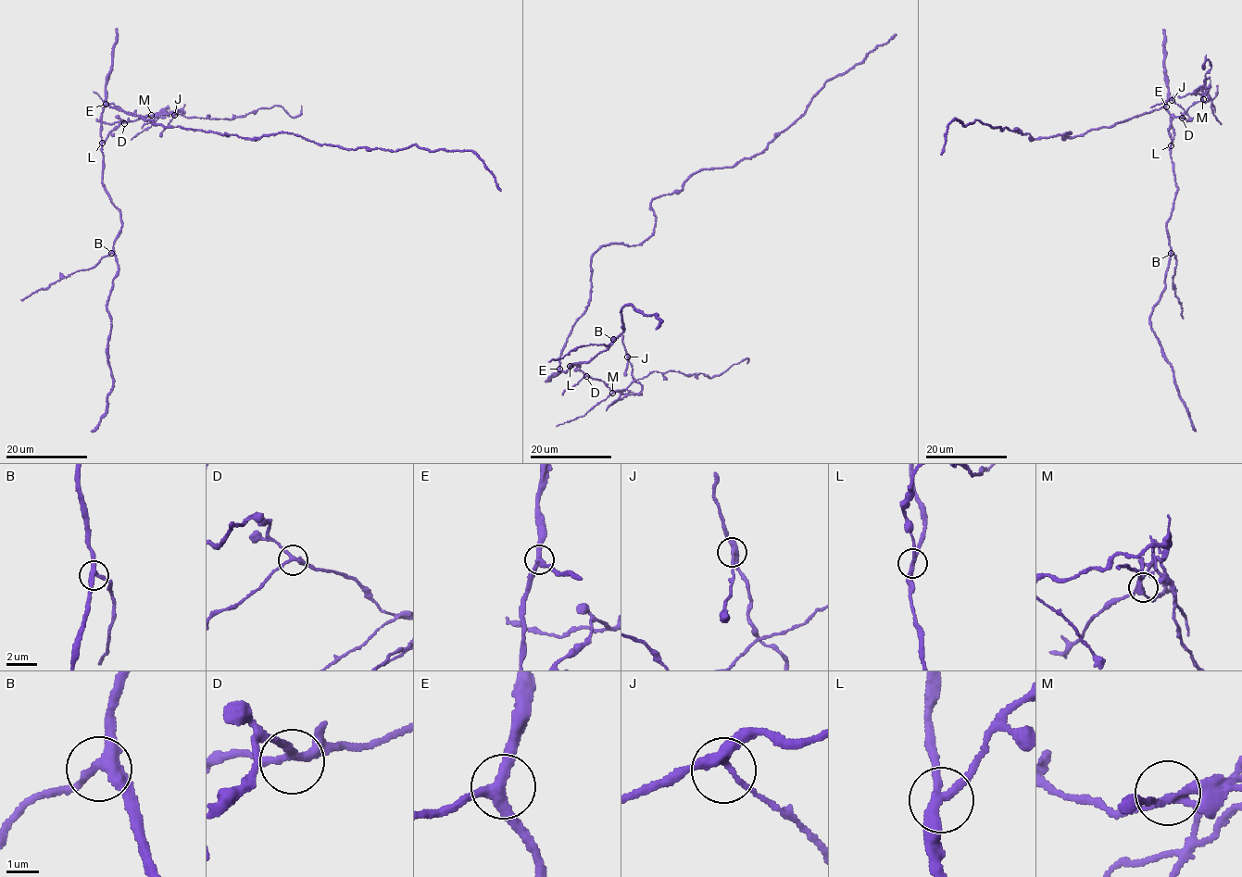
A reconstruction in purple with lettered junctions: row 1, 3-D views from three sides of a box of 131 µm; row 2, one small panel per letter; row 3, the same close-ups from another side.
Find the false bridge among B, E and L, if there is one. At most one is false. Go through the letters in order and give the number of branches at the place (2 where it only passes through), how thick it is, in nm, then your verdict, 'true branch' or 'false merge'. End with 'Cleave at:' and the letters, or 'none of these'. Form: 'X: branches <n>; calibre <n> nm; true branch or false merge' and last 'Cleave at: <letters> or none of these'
B: branches 3; calibre 320 nm; true branch
E: branches 3; calibre 320 nm; true branch
L: branches 3; calibre 240 nm; false merge
Cleave at: L

